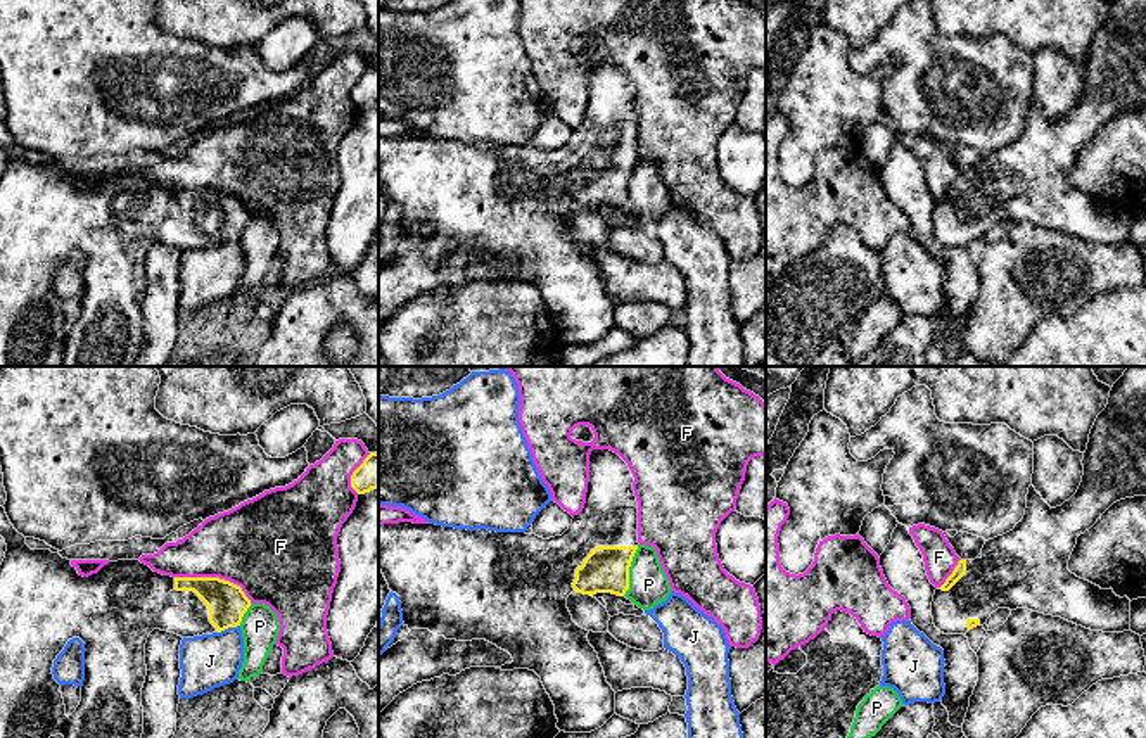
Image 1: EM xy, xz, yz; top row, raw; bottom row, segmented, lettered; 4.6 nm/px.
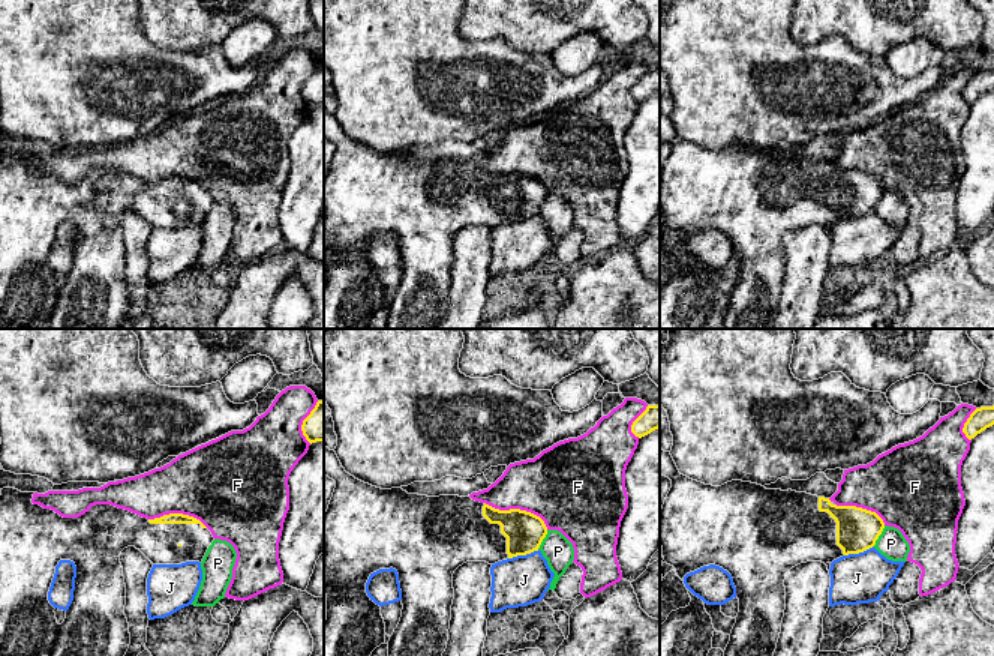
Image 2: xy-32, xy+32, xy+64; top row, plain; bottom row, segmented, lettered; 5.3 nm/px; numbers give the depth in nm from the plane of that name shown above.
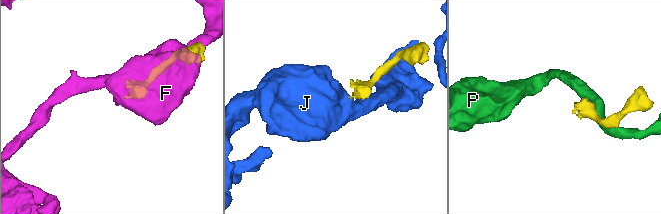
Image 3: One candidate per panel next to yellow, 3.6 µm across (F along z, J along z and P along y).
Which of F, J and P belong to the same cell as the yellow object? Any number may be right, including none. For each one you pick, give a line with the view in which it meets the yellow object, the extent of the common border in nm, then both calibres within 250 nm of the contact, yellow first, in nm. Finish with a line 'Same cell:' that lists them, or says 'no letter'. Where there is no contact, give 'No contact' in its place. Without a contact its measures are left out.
Same cell: no letter

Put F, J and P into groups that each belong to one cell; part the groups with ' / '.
F / J / P

